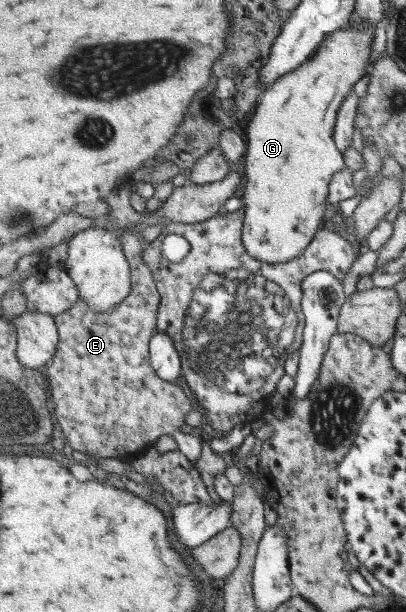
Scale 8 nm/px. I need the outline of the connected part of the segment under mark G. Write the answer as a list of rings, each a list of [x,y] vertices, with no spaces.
[[[350,22],[345,30],[333,32],[329,38],[325,38],[313,58],[309,58],[297,70],[280,77],[260,97],[248,124],[248,151],[243,166],[247,181],[241,198],[245,206],[245,248],[253,258],[269,264],[291,262],[304,254],[321,228],[330,203],[331,180],[337,172],[346,169],[343,154],[336,143],[336,120],[353,86],[366,73],[374,30],[375,26],[371,24],[357,28]]]

